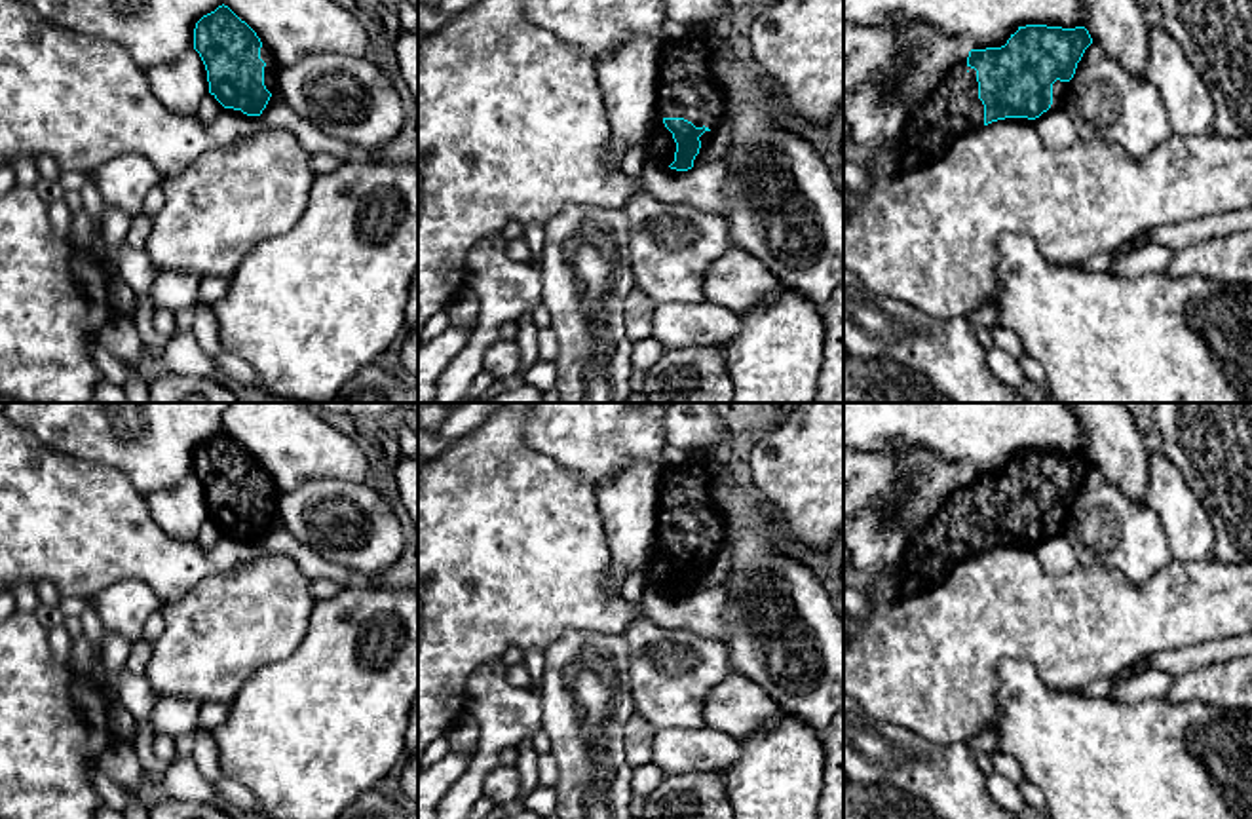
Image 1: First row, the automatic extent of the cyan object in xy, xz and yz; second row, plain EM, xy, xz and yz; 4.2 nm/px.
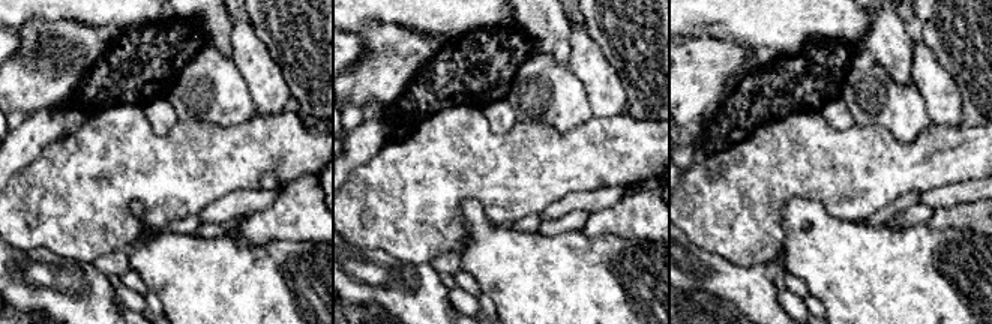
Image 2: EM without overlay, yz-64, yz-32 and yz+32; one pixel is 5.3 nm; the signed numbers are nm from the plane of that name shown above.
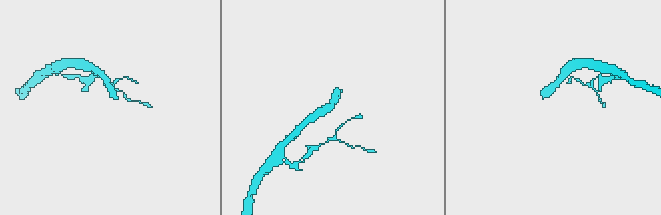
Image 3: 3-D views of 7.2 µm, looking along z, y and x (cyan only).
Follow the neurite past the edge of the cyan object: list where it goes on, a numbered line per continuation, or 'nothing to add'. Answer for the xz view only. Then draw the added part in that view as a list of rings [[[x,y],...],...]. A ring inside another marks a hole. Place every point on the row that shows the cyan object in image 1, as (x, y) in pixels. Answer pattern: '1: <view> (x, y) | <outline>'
1: xz (690, 90) | [[[699,36],[665,42],[661,67],[667,78],[659,84],[657,116],[684,118],[711,131],[722,127],[726,97],[711,59],[709,44]]]

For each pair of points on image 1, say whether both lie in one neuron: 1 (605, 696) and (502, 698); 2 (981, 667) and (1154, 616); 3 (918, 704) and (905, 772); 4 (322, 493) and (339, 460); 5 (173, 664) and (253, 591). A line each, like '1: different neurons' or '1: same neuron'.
1: different neurons
2: same neuron
3: different neurons
4: different neurons
5: same neuron

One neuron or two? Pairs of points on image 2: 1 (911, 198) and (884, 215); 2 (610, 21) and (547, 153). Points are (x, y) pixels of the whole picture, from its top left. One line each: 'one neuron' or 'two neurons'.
1: one neuron
2: two neurons

